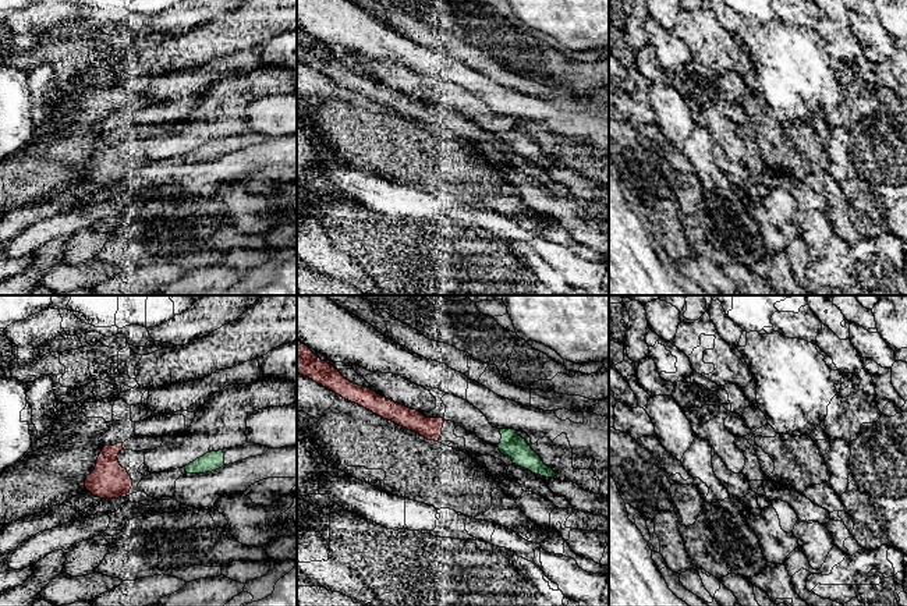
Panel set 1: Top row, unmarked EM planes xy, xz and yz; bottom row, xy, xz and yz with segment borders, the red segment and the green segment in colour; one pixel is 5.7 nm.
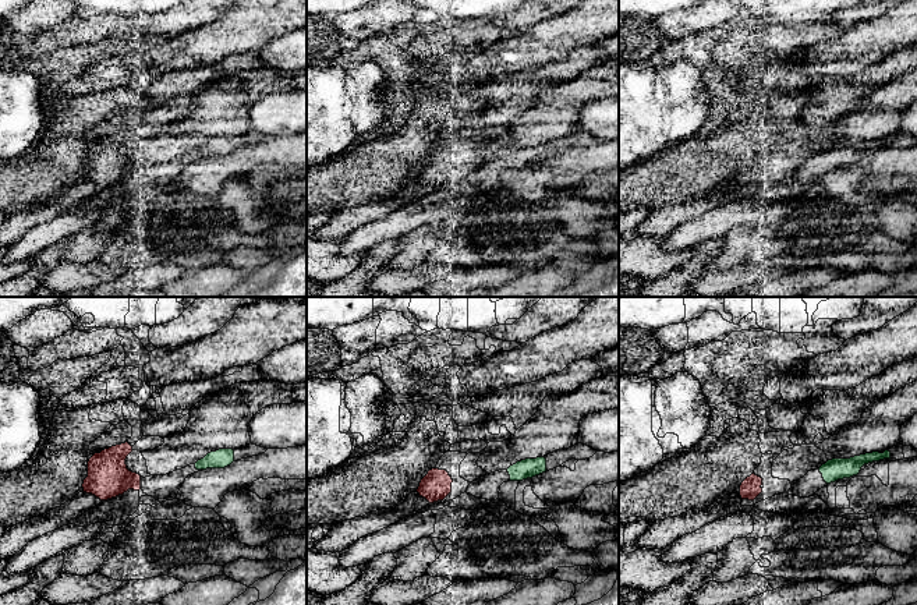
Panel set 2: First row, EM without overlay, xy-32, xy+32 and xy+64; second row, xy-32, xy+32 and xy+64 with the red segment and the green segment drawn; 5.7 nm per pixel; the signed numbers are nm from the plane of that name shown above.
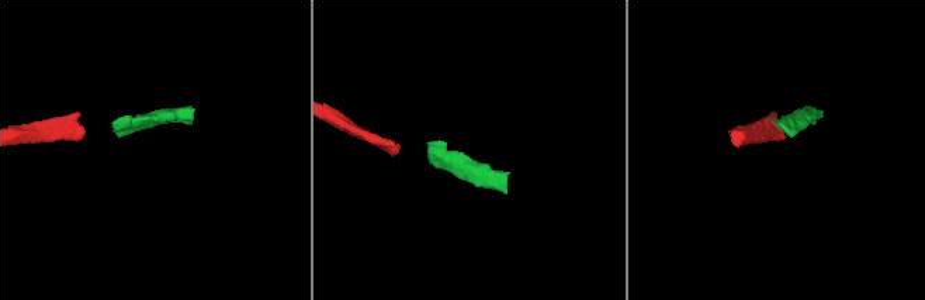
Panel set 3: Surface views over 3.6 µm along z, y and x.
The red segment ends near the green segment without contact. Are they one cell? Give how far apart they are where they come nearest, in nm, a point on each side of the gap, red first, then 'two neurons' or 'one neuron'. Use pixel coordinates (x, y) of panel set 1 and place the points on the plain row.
320 nm apart; from red across xy (131, 167), (185, 159); two neurons

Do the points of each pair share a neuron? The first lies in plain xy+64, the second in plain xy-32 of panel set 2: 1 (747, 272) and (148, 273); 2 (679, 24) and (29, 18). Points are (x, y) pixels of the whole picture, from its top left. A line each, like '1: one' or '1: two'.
1: two
2: one

